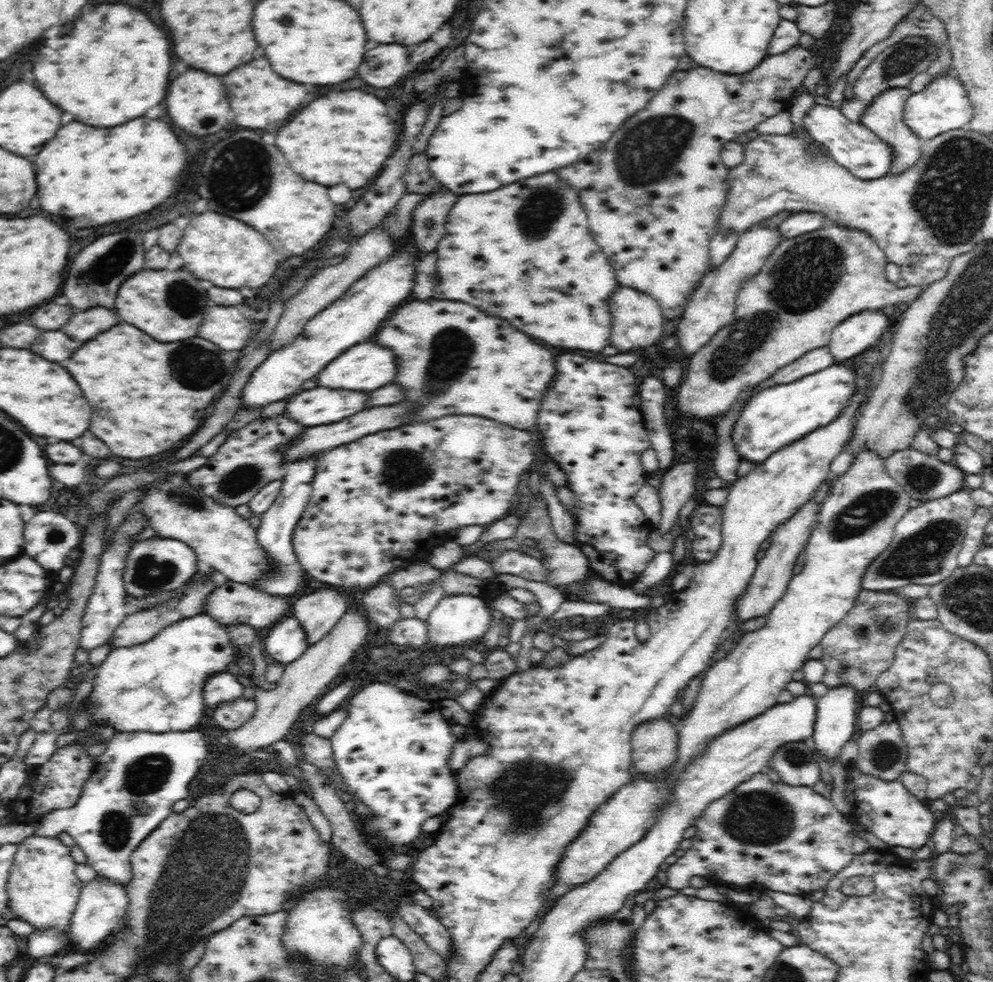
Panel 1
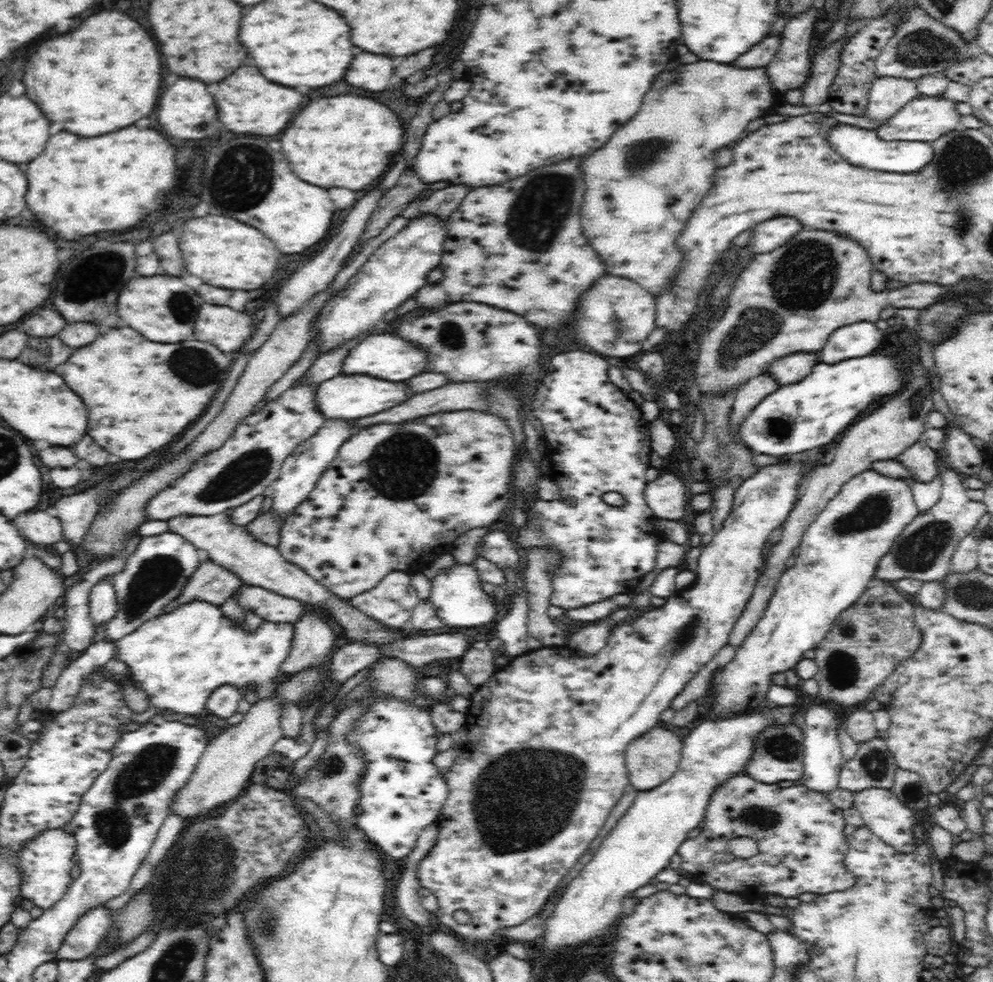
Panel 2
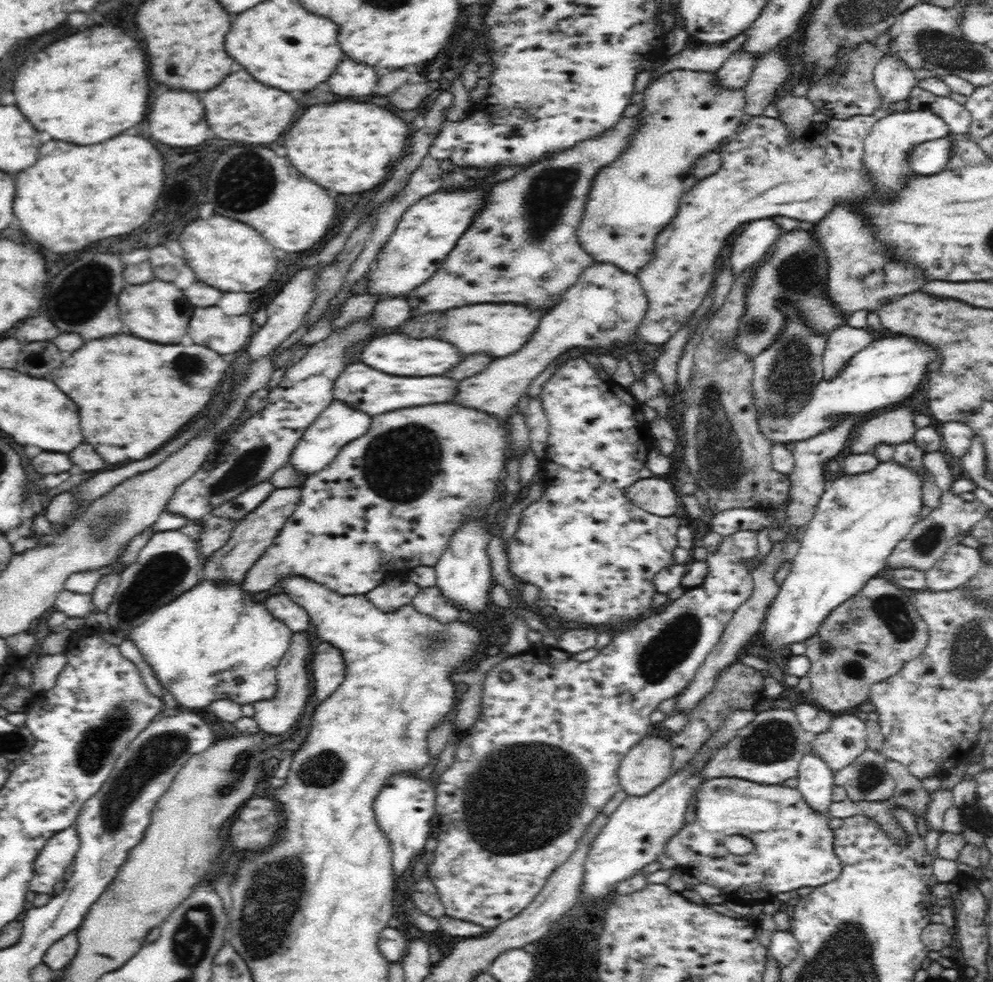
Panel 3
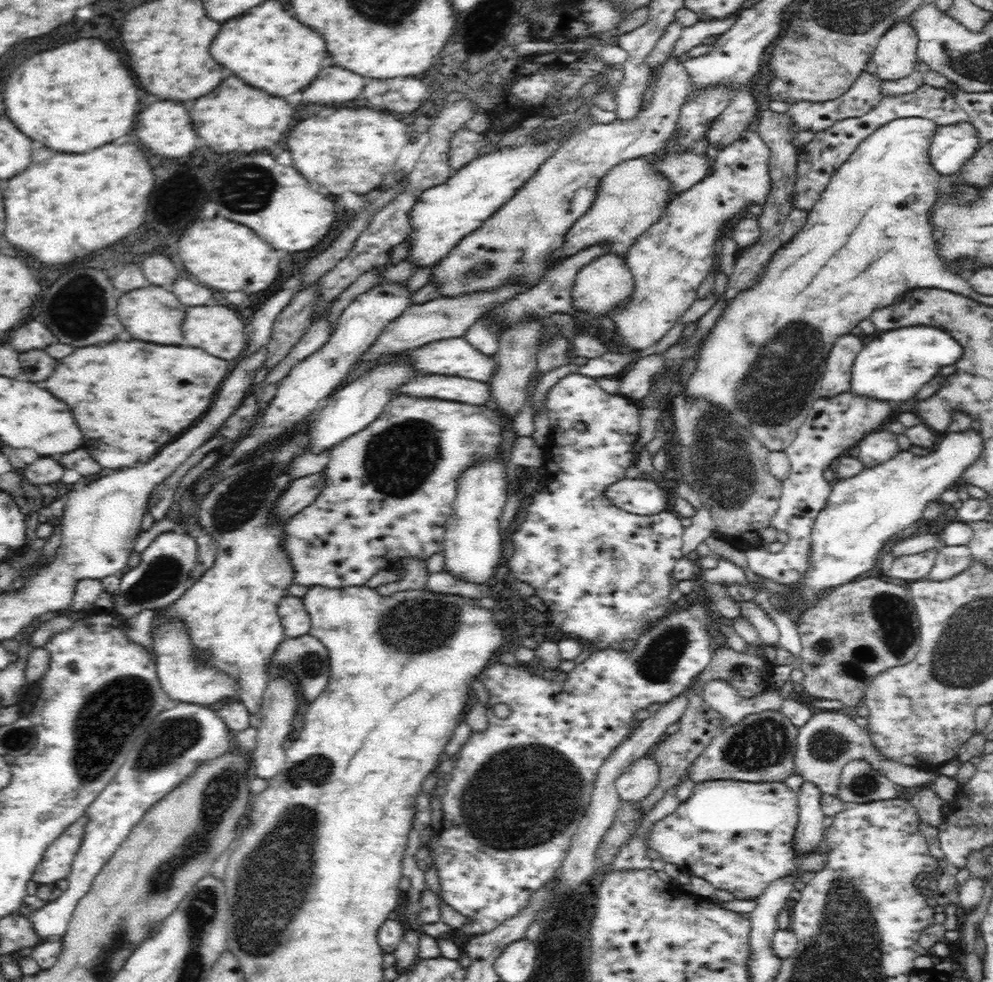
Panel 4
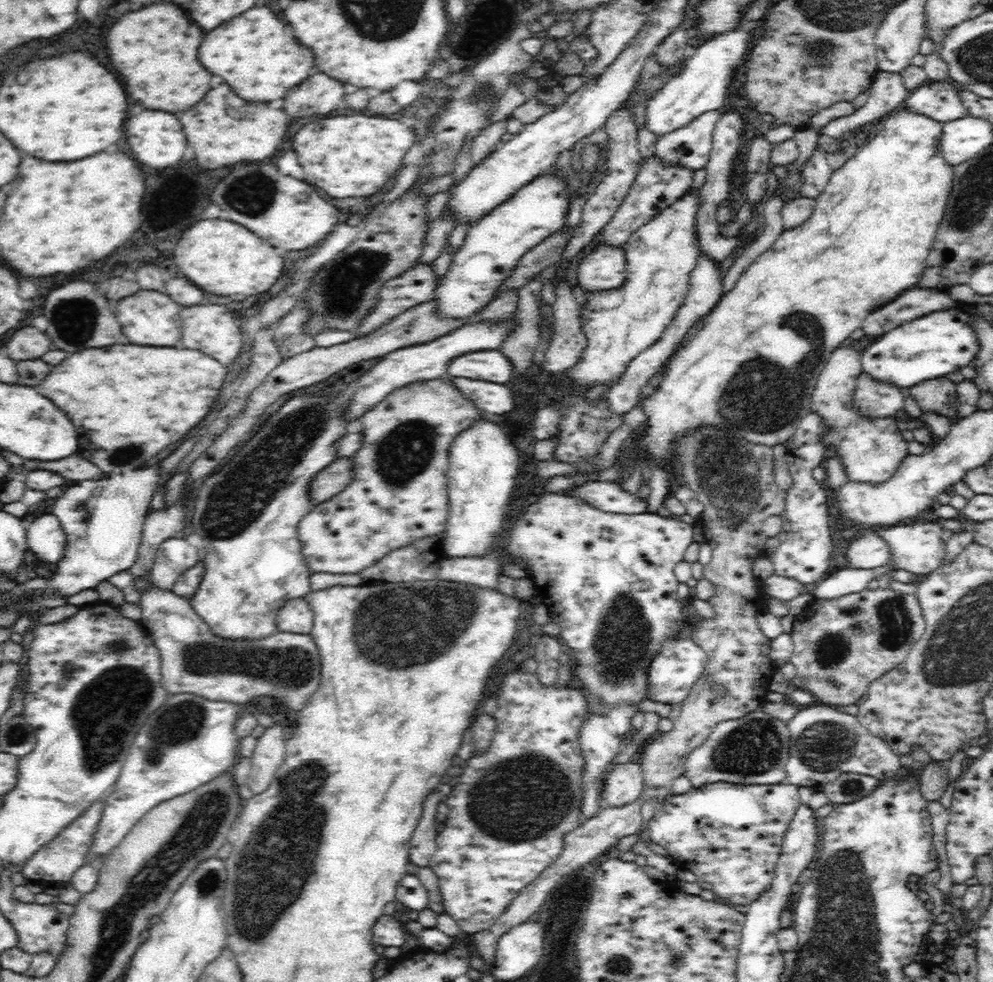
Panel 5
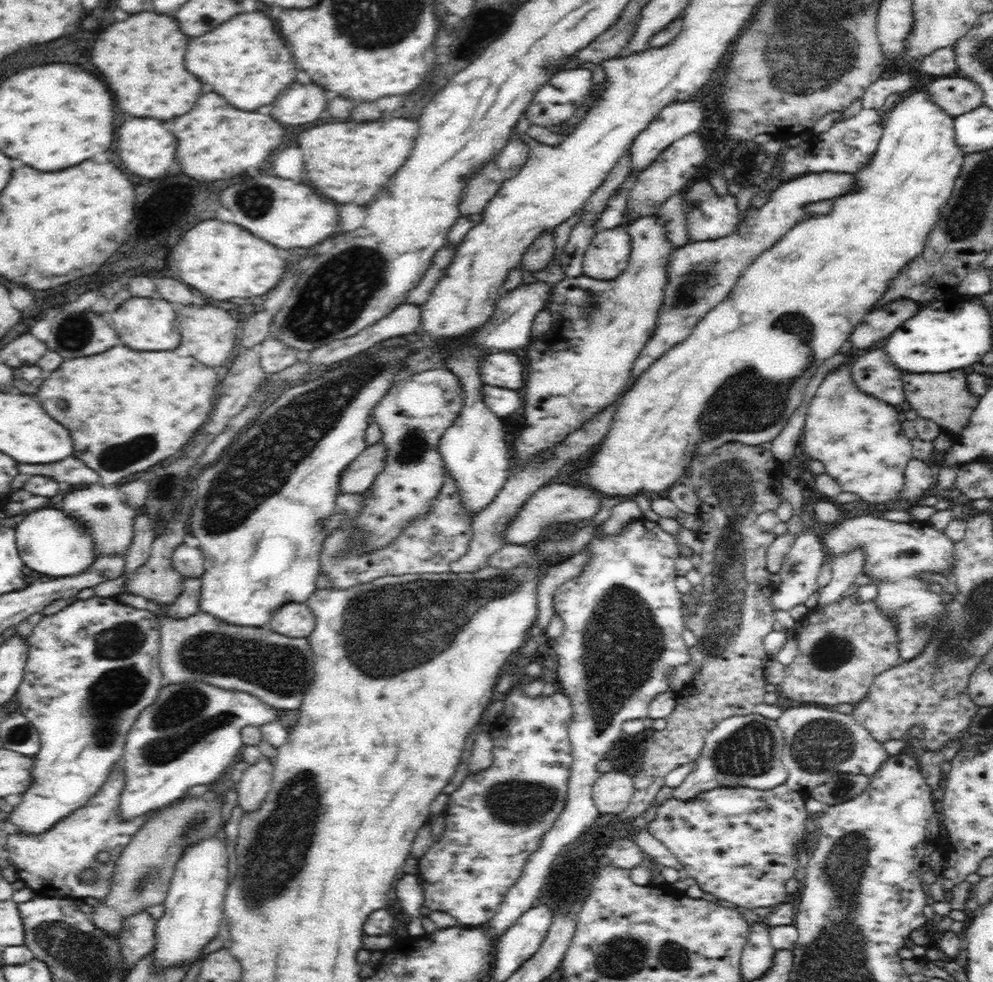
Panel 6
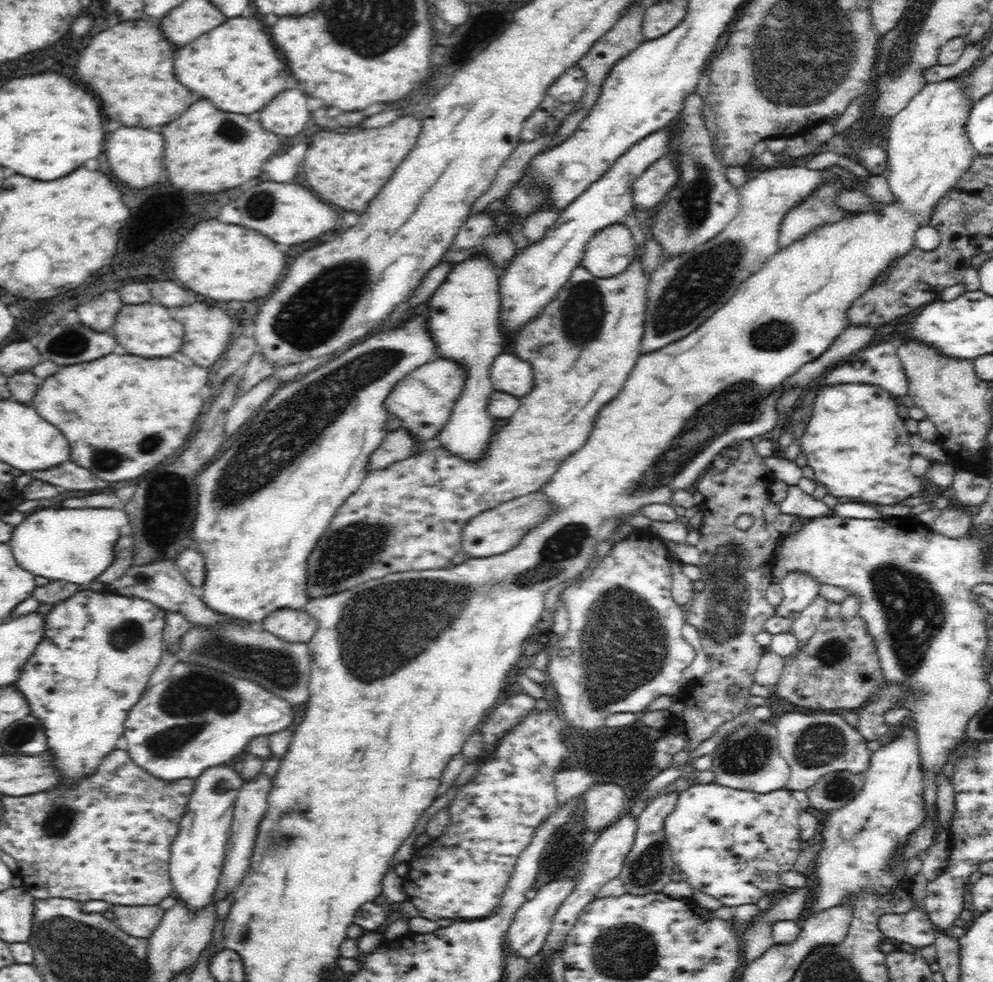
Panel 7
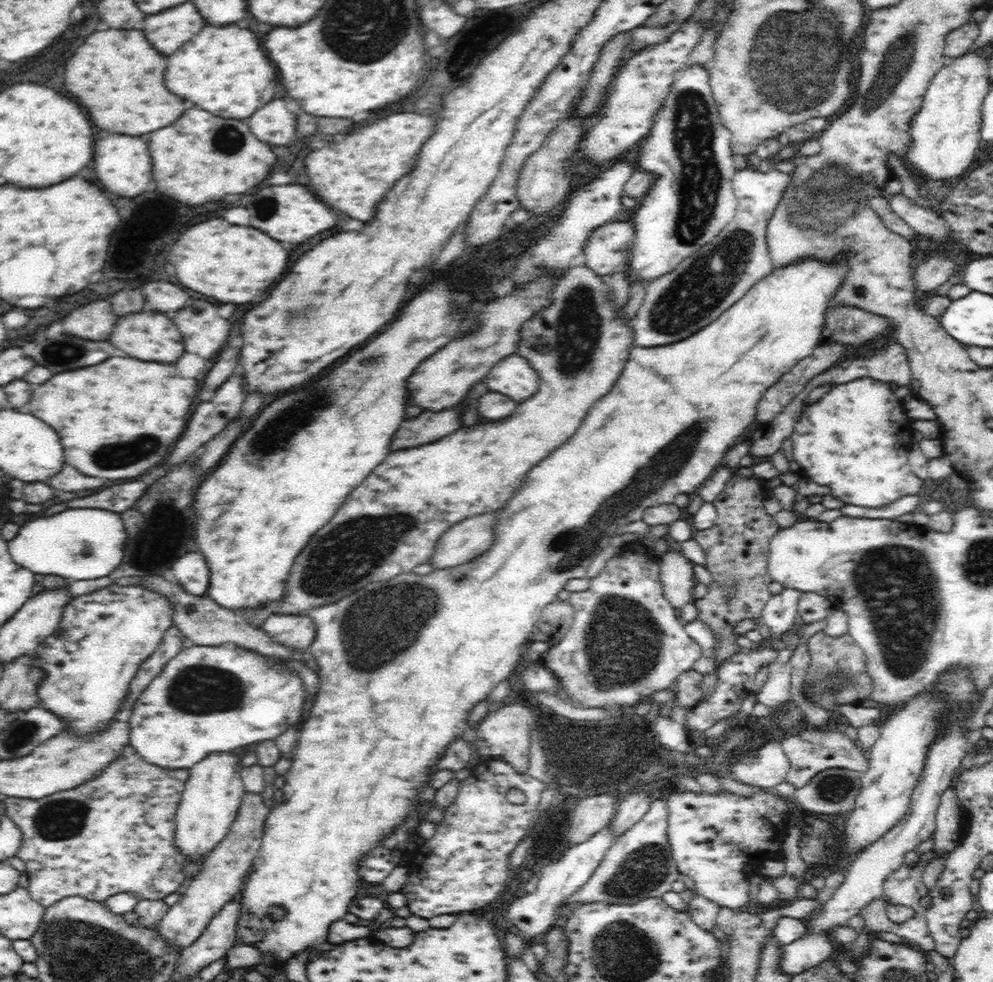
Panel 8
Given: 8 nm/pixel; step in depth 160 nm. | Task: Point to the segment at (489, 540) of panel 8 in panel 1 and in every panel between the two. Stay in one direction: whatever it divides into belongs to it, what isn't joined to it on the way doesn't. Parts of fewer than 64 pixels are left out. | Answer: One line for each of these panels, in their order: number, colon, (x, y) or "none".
1: (678, 483)
2: (666, 496)
3: (654, 495)
4: (641, 496)
5: (608, 496)
6: (554, 504)
7: (497, 530)

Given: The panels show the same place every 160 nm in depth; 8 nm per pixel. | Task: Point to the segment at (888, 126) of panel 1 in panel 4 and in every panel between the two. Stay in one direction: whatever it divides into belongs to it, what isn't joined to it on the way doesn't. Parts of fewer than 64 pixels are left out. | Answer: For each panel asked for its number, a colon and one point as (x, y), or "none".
2: (888, 94)
3: (894, 80)
4: (895, 57)

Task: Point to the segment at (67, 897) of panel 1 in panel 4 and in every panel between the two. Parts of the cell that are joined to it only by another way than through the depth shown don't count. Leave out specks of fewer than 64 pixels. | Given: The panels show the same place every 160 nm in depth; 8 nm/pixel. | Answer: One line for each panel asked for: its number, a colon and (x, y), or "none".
2: (45, 862)
3: (51, 863)
4: (58, 858)

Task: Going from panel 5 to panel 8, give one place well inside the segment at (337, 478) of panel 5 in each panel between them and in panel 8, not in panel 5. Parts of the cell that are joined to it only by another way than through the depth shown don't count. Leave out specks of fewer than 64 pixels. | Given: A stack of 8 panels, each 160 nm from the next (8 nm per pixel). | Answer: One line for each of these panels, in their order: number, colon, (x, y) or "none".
6: (362, 471)
7: (398, 444)
8: (429, 426)

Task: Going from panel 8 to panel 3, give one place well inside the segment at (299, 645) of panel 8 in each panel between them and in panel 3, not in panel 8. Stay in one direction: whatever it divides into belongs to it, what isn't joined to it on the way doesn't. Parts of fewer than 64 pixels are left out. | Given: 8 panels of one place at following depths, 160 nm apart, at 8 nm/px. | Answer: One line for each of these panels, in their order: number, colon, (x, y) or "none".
3: (280, 606)
4: (296, 622)
5: (295, 617)
6: (295, 620)
7: (291, 625)

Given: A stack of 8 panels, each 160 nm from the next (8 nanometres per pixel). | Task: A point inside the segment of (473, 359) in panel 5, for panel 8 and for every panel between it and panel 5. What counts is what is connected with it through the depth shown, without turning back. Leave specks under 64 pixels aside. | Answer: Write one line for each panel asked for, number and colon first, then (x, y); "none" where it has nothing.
6: (500, 369)
7: (509, 373)
8: (512, 376)

